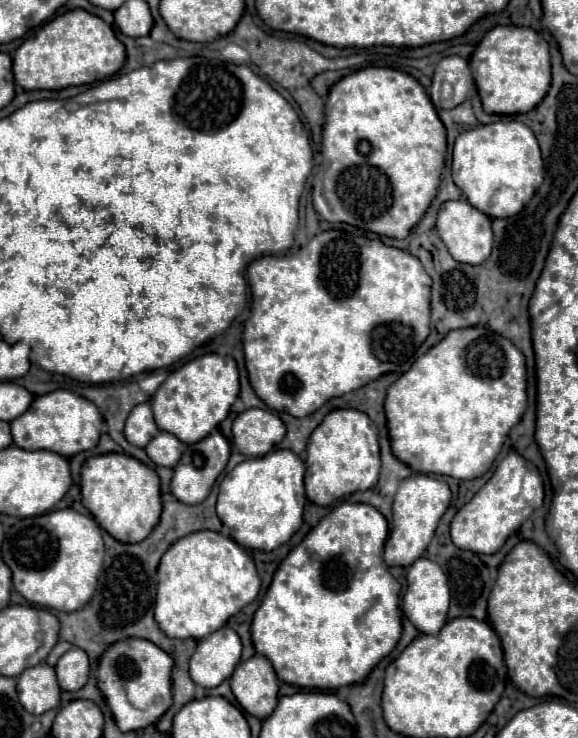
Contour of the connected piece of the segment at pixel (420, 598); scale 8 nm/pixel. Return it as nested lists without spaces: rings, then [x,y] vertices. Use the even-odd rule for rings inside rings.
[[[419,558],[409,566],[407,570],[407,592],[403,596],[403,612],[413,622],[413,626],[421,634],[437,634],[443,624],[447,622],[447,610],[449,610],[449,584],[447,576],[439,568],[437,562],[429,558]]]

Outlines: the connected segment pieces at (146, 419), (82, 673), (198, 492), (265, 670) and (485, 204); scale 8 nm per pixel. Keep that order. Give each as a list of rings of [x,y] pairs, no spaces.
[[[149,402],[135,406],[125,422],[125,438],[129,440],[129,444],[145,448],[145,444],[149,444],[149,440],[153,436],[157,436],[157,432],[159,432],[159,428],[153,420]]]
[[[71,648],[65,652],[57,666],[57,680],[63,690],[81,690],[89,680],[89,658],[87,652],[81,648]]]
[[[213,430],[207,438],[203,438],[197,444],[187,446],[187,450],[183,452],[179,464],[175,466],[175,474],[171,480],[171,494],[183,504],[203,502],[209,496],[211,486],[215,484],[217,476],[225,470],[227,460],[229,460],[229,442],[225,440],[225,436],[219,430]]]
[[[261,654],[237,664],[231,676],[231,690],[241,708],[261,720],[277,706],[279,682],[273,666]]]
[[[517,120],[493,122],[459,134],[453,146],[453,182],[467,196],[469,204],[481,208],[481,212],[491,218],[509,218],[519,214],[523,206],[533,198],[535,190],[543,184],[543,160],[537,138],[523,122]]]

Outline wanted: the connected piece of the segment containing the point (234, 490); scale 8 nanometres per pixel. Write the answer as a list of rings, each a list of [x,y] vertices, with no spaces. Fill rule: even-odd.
[[[275,450],[261,458],[249,458],[237,464],[219,484],[219,498],[217,498],[217,516],[227,526],[229,536],[239,542],[243,548],[255,550],[275,550],[285,544],[303,524],[305,506],[305,476],[306,466],[303,460],[293,454],[291,450]]]

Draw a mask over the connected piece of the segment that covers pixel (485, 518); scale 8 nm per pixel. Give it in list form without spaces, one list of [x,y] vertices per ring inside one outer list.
[[[509,452],[499,464],[491,480],[467,502],[451,520],[451,540],[463,550],[475,554],[495,554],[505,540],[543,504],[544,484],[539,470],[527,468],[527,462],[517,452]]]

